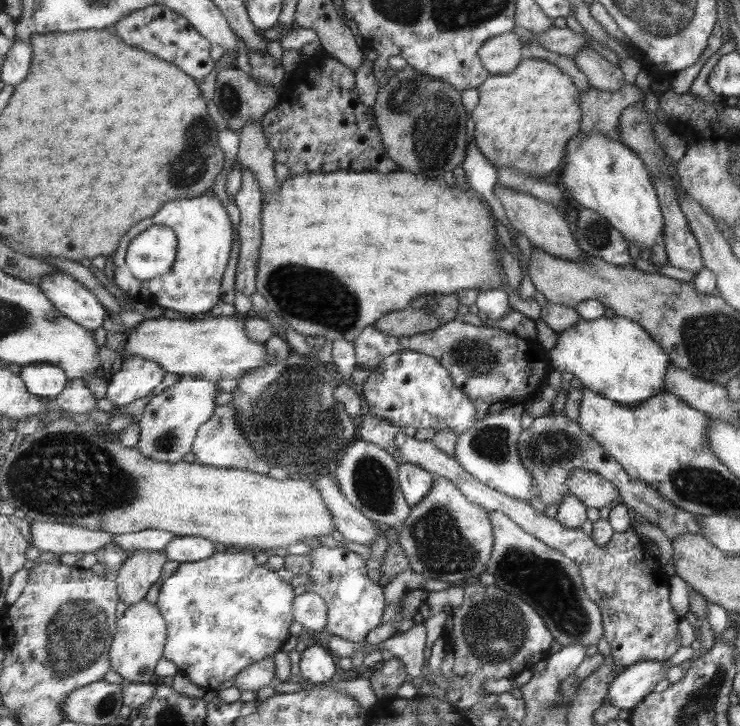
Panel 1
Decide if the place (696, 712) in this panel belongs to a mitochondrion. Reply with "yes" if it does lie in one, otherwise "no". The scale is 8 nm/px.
yes

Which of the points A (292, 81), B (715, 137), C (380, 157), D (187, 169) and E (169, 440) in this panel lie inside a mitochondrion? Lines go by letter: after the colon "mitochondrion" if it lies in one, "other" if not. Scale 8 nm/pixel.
A: other
B: other
C: other
D: mitochondrion
E: mitochondrion

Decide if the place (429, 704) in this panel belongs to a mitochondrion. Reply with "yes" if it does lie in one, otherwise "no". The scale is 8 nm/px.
no

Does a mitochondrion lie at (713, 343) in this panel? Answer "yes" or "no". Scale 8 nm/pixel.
yes

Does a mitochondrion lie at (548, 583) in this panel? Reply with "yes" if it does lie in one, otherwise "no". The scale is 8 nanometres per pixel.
yes

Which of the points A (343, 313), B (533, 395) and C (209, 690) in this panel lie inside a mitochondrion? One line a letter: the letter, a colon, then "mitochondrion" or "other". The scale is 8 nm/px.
A: mitochondrion
B: other
C: other

